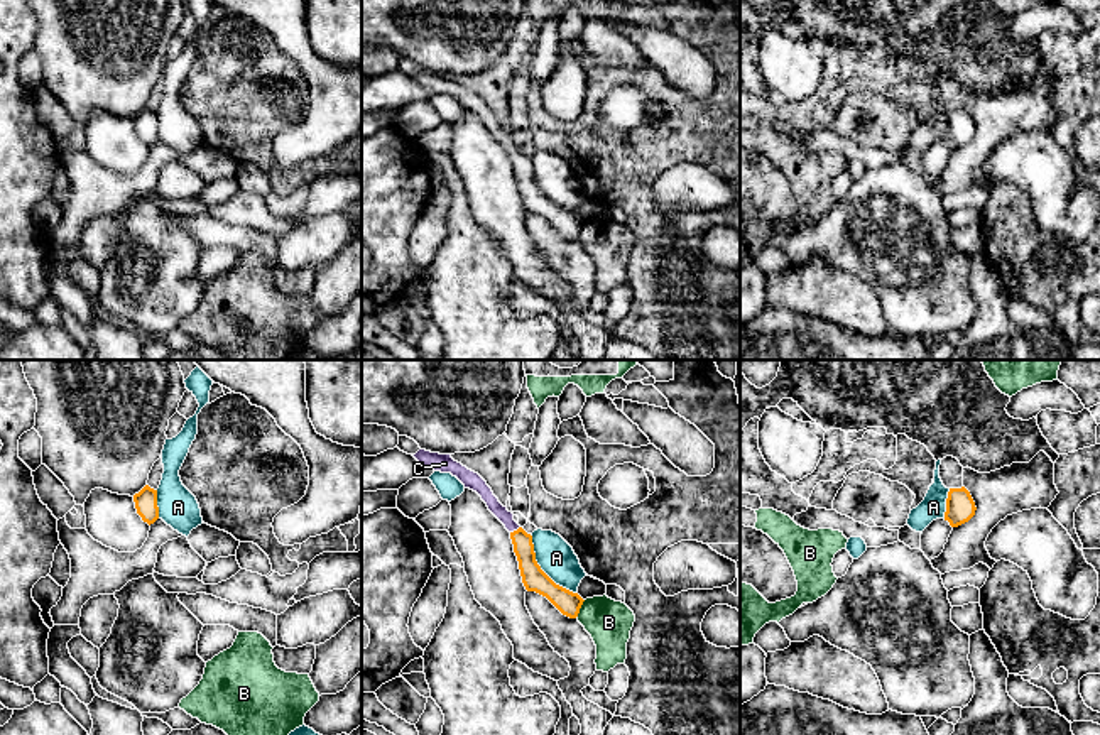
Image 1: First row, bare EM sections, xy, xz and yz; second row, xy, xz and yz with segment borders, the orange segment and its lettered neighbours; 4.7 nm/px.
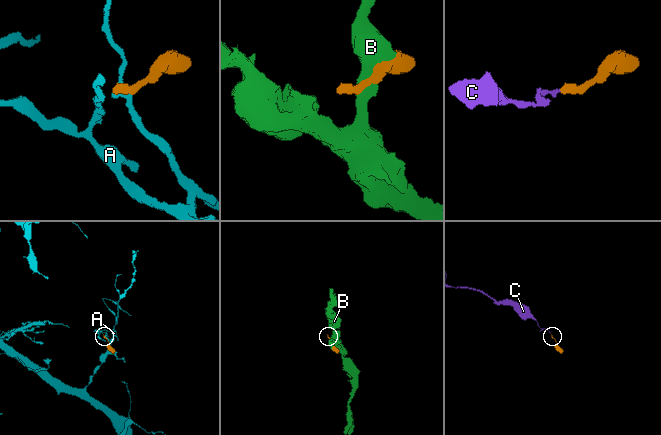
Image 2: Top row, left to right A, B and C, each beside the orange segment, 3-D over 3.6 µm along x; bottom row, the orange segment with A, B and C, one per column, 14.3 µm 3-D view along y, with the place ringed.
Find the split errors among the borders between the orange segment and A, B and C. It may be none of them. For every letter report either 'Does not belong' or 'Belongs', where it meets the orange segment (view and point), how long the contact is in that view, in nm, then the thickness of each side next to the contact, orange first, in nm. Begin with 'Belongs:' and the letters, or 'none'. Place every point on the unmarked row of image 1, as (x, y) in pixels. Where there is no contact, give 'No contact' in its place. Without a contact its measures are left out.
Belongs: C
A: Does not belong. Touches orange at xz (541, 191). Shared border 360 nm. Thickness 110 nm (orange) against 180 nm
B: Does not belong. Touches orange at xz (580, 228). Shared border 100 nm. Thickness 110 nm (orange) against 220 nm
C: Belongs. Touches orange at xz (514, 152). Shared border 60 nm. Thickness 110 nm (orange) against 70 nm

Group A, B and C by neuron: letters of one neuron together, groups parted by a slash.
A / B / C

